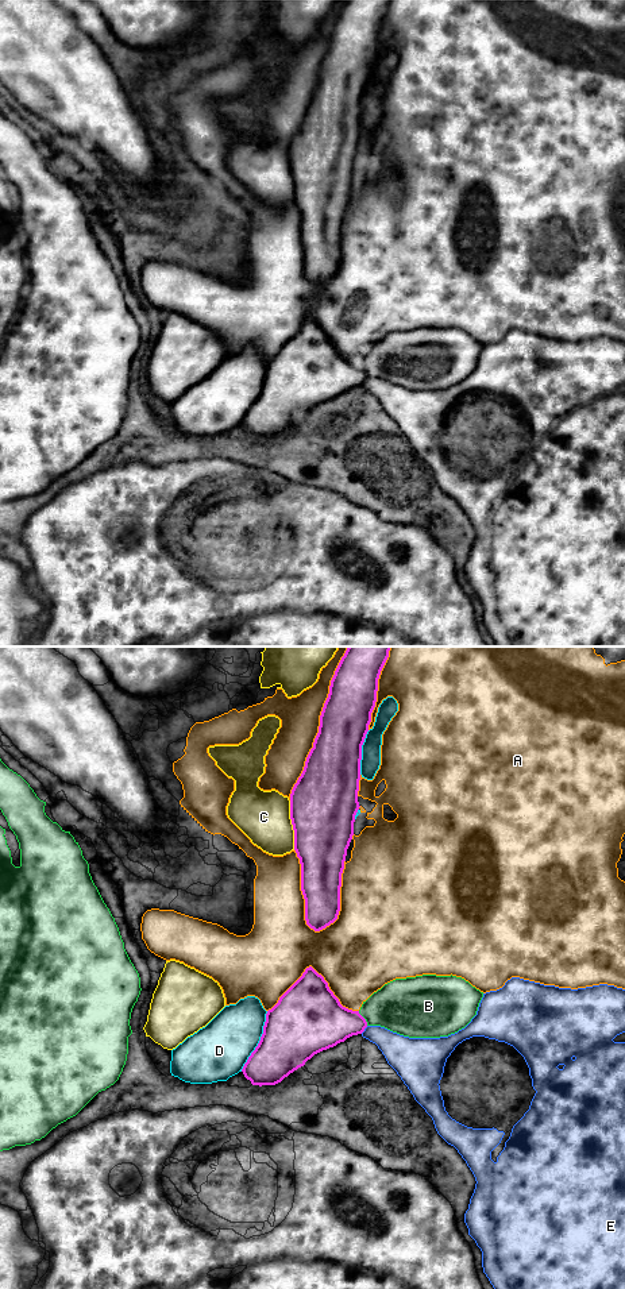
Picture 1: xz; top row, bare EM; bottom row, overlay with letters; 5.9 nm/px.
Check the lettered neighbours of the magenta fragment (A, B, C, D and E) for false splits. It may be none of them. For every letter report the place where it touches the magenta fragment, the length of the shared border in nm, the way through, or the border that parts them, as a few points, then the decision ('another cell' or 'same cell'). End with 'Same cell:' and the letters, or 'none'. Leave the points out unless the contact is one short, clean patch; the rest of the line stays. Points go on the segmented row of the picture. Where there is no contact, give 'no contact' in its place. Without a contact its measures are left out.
A: xz (303, 892) | 500 nm | another cell
B: xz (363, 1018) | 110 nm | along xz (358, 1011), (367, 1025) | another cell
C: xz (292, 824) | 300 nm | another cell
D: xz (259, 1041) | 400 nm | another cell
E: xz (363, 1030) | 60 nm | along xz (367, 1026), (361, 1033) | another cell
Same cell: none

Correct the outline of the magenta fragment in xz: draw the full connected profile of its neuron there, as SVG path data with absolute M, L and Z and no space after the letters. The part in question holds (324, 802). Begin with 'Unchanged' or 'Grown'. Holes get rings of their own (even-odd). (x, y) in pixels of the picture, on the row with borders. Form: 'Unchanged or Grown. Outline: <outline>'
Unchanged. Outline: M348 647L331 680L319 733L290 794L294 850L301 864L305 921L320 931L337 919L342 873L359 810L362 745L377 702L378 679L391 647Z

